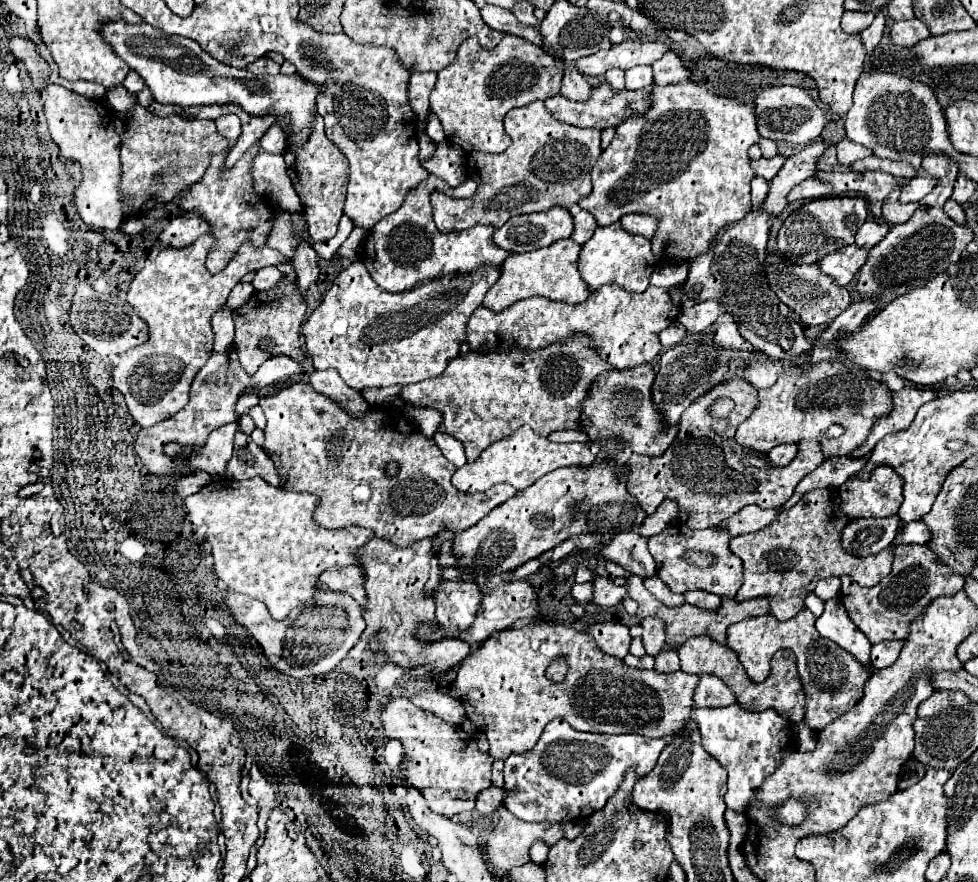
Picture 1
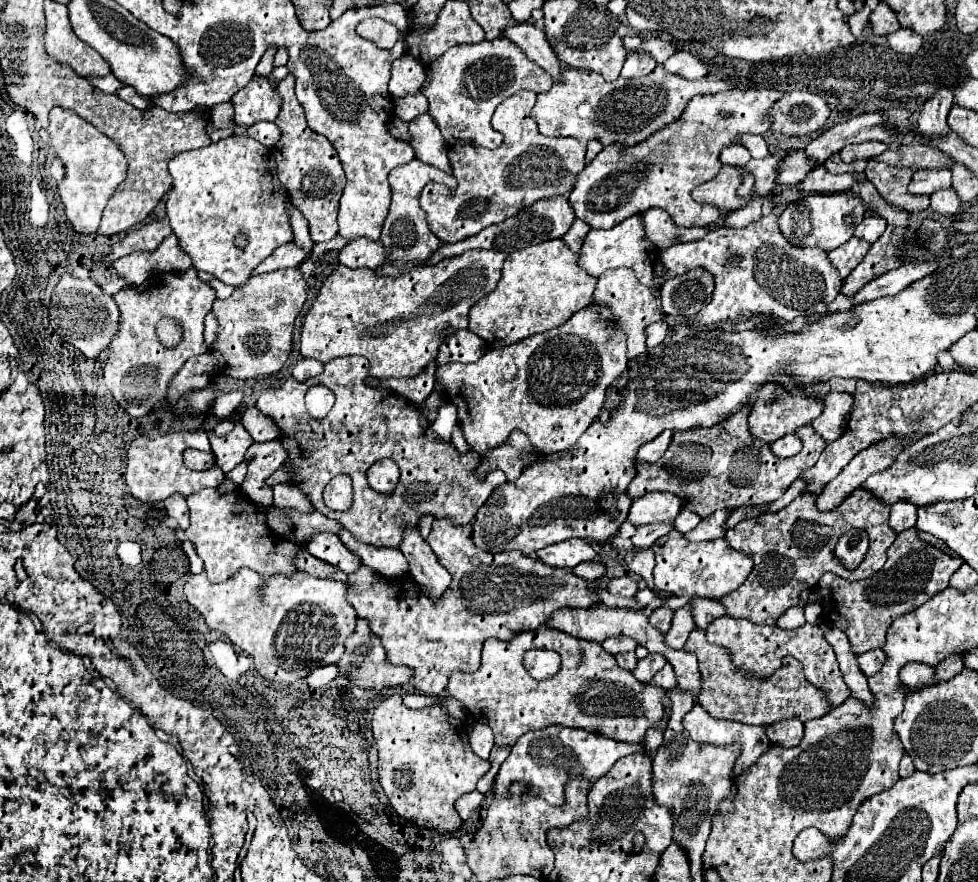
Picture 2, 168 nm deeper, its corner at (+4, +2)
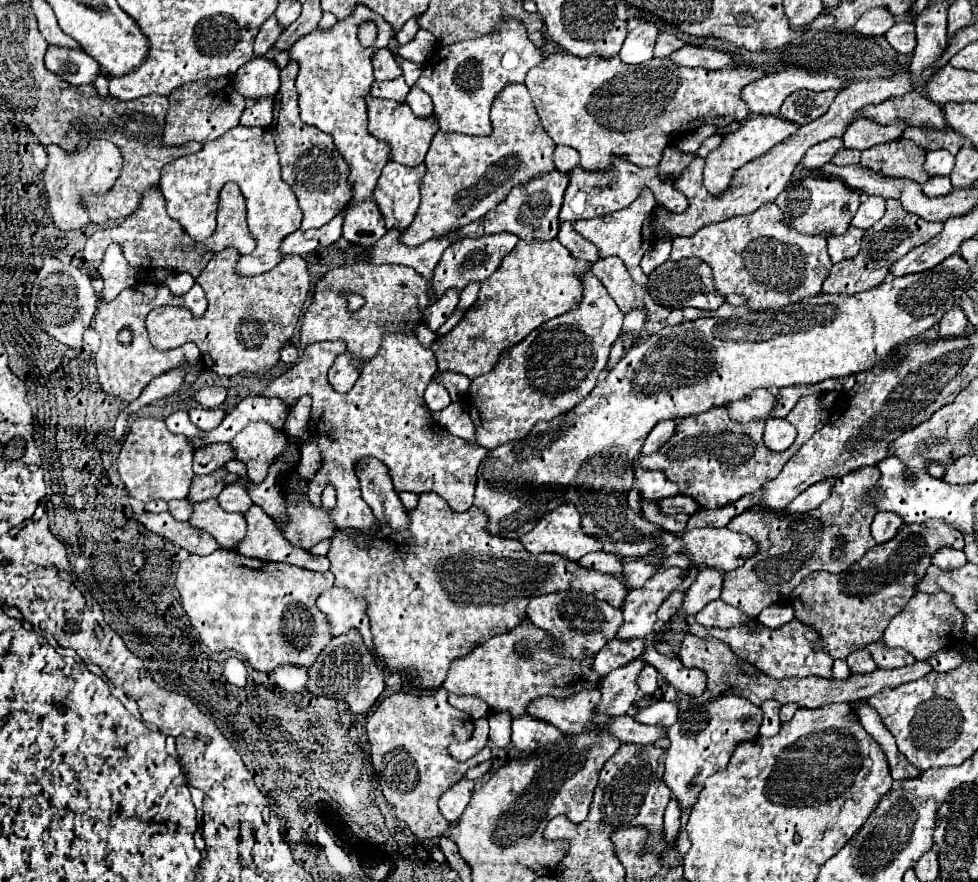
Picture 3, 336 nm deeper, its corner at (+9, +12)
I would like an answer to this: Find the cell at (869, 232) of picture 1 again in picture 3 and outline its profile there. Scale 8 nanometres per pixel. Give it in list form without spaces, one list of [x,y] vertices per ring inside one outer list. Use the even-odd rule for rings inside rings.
[[[867,197],[857,209],[857,215],[853,217],[851,225],[859,229],[869,229],[873,223],[877,223],[885,213],[885,199],[883,197]]]

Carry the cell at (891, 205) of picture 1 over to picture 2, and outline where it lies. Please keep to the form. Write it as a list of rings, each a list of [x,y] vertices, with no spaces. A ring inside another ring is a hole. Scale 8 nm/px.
[[[868,159],[868,167],[866,167],[864,175],[868,177],[870,183],[874,183],[874,187],[880,191],[880,195],[890,205],[896,205],[900,209],[908,209],[910,213],[918,213],[918,211],[928,209],[930,197],[908,193],[908,183],[910,183],[914,171],[916,169],[912,169],[912,167],[900,169],[900,167],[886,165],[882,161]]]

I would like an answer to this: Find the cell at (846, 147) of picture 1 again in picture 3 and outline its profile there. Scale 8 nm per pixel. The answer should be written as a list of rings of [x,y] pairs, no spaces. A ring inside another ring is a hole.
[[[857,119],[847,127],[847,131],[843,135],[843,143],[847,149],[861,149],[863,151],[873,145],[881,145],[881,143],[899,139],[903,131],[905,131],[903,123],[883,127],[875,121],[869,121],[869,119]]]

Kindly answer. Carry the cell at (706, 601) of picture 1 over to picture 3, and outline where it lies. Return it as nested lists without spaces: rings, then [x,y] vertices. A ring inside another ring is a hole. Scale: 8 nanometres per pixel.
[[[711,601],[707,603],[697,615],[695,621],[705,627],[735,627],[739,623],[753,623],[753,619],[745,617],[735,607],[723,603],[723,601]]]

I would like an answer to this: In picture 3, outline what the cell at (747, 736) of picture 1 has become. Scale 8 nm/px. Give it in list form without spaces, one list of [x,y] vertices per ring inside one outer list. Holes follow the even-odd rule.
[[[655,701],[653,705],[645,707],[643,711],[637,711],[633,717],[639,721],[639,723],[645,723],[645,725],[661,725],[661,727],[669,727],[673,723],[677,723],[677,715],[681,713],[679,709],[679,703],[673,701]]]

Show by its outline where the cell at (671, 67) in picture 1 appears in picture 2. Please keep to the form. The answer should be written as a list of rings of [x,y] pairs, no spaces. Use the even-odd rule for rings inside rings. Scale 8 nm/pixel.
[[[676,51],[664,63],[664,69],[668,69],[670,73],[676,73],[680,77],[686,77],[686,79],[702,79],[708,75],[708,67],[688,51]]]

